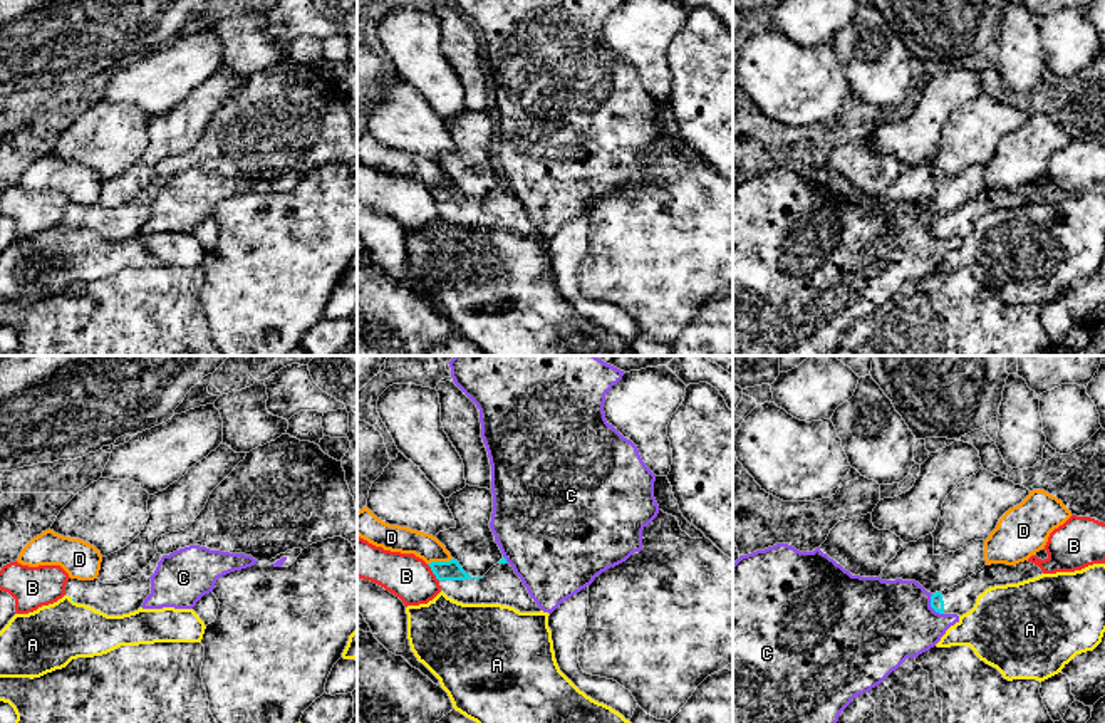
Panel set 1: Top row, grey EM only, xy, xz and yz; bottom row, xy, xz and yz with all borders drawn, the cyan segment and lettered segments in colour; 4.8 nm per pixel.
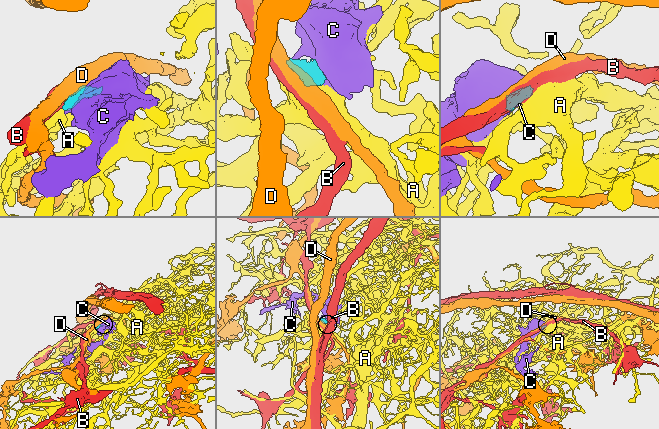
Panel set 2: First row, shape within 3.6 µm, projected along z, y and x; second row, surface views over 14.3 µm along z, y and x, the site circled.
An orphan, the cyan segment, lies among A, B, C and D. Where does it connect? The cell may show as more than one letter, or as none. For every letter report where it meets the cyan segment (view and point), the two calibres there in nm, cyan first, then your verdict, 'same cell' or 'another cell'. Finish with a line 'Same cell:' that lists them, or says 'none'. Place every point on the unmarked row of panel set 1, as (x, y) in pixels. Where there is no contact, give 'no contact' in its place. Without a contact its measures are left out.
A: no contact | another cell
B: xz (433, 197) | 100/220 nm | another cell
C: yz (931, 230) | 60/420 nm | another cell
D: xz (440, 187) | 100/130 nm | another cell
Same cell: none

